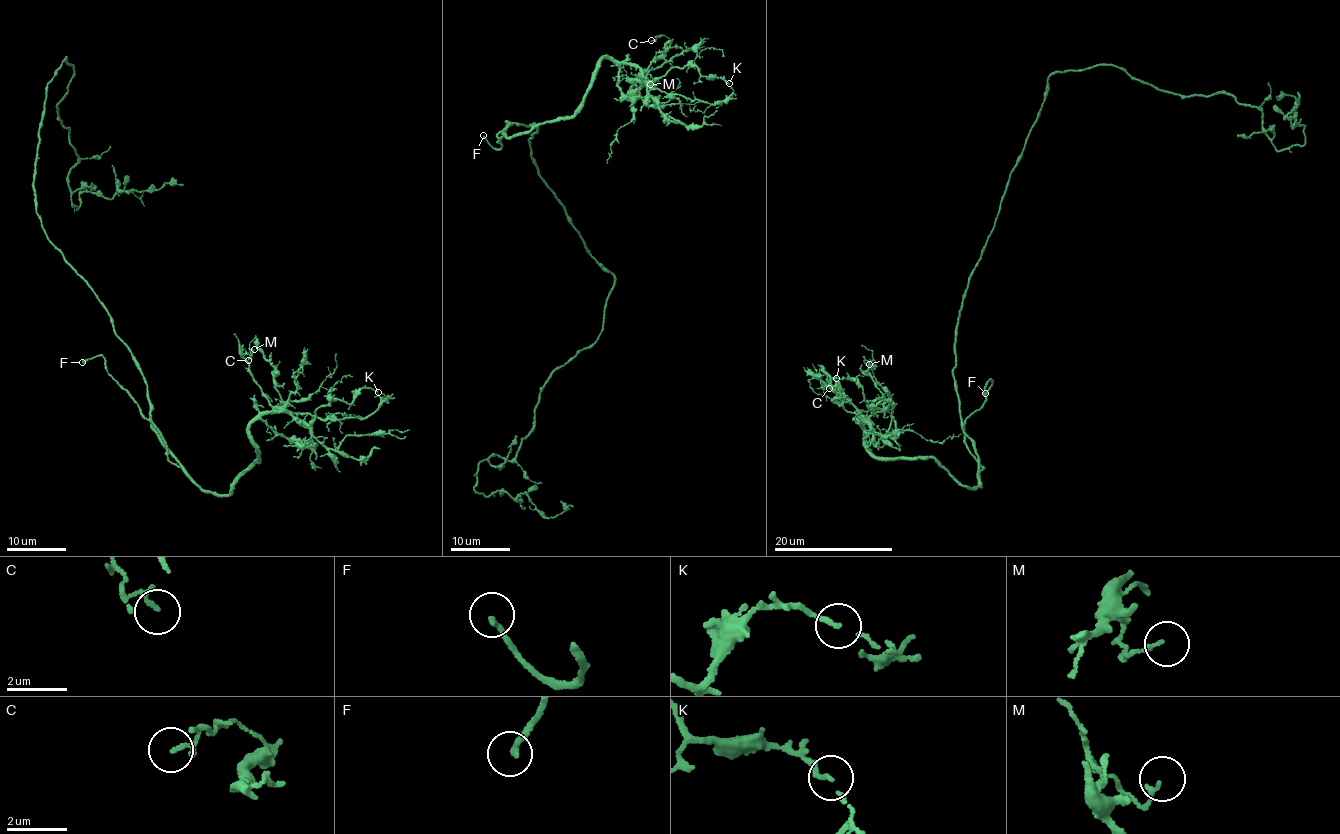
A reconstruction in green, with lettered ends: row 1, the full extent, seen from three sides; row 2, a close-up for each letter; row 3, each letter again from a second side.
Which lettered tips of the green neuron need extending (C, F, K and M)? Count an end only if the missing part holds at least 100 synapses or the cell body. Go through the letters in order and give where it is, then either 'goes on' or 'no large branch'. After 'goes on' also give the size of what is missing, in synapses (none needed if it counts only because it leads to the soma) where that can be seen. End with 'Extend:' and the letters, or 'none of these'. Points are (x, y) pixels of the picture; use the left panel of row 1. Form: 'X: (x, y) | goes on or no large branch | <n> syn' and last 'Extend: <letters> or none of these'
C: (248, 360) | no large branch
F: (82, 362) | goes on
K: (378, 392) | no large branch
M: (254, 349) | no large branch
Extend: F

